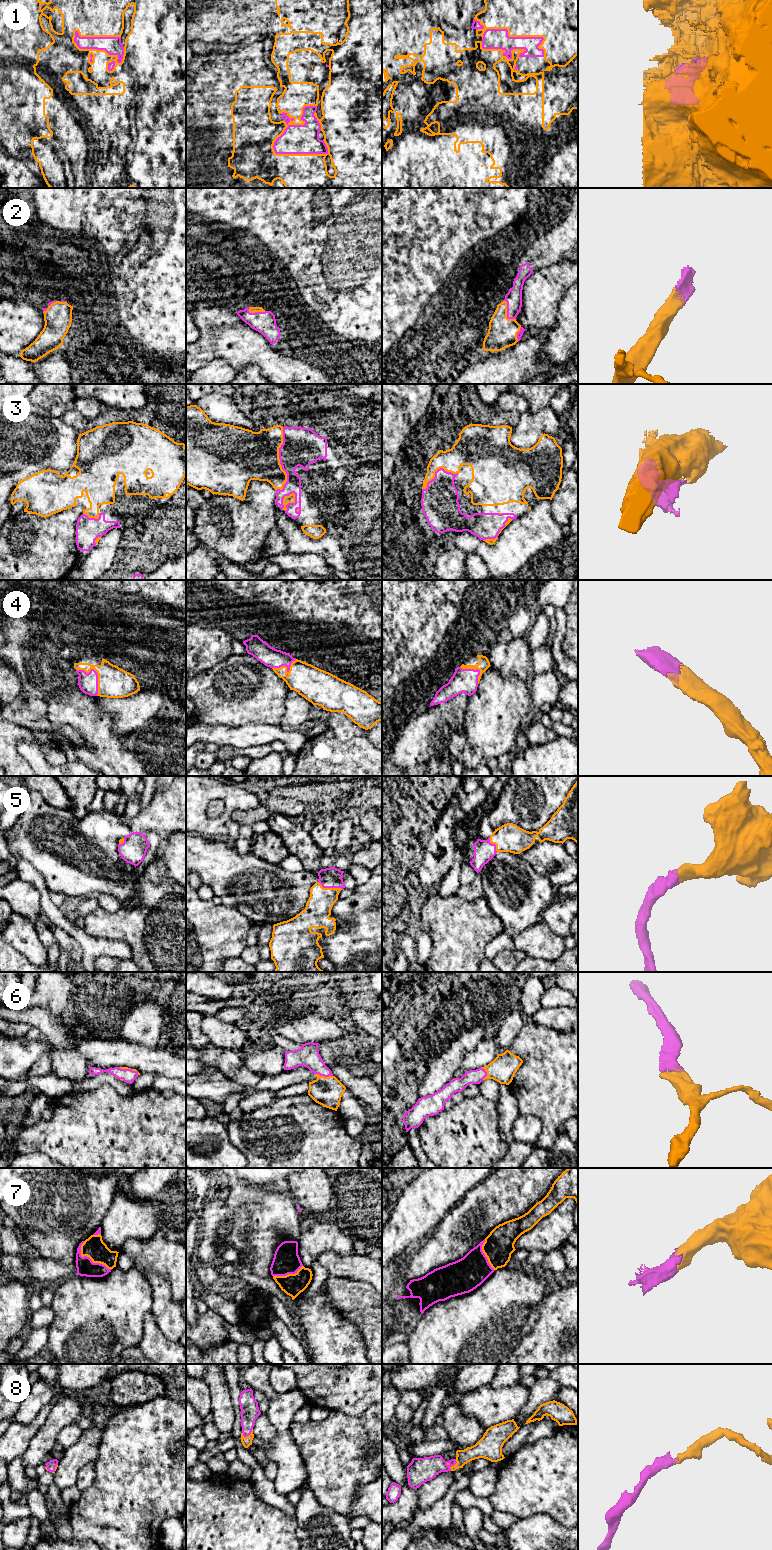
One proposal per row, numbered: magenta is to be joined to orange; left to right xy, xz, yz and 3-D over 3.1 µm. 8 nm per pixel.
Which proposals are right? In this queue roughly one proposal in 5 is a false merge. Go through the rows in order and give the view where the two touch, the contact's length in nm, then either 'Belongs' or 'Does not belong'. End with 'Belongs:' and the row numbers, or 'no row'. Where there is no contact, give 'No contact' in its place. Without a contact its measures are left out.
1: Touches orange in xz. Shared border 500 nm. Belongs
2: Touches orange in yz. Shared border 190 nm. Belongs
3: Touches orange in xz. Shared border 500 nm. Belongs
4: Touches orange in xy. Shared border 280 nm. Belongs
5: Touches orange in xz. Shared border 200 nm. Belongs
6: Touches orange in xz. Shared border 150 nm. Belongs
7: Touches orange in xy. Shared border 320 nm. Belongs
8: Touches orange in xz. Shared border 110 nm. Belongs
Belongs: 1, 2, 3, 4, 5, 6, 7, 8

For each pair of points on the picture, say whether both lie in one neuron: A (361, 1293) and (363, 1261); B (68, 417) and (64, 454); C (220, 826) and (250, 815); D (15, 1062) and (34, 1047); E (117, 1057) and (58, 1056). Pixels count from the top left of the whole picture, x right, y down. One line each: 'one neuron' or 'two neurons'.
A: two neurons
B: two neurons
C: two neurons
D: one neuron
E: two neurons

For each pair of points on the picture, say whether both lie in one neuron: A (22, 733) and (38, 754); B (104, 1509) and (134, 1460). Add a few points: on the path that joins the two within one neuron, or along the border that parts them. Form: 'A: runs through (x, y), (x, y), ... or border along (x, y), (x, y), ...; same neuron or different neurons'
A: border along (16, 744), (33, 741), (41, 748), (46, 758); different neurons
B: runs through (116, 1497), (134, 1479), (134, 1472); same neuron

